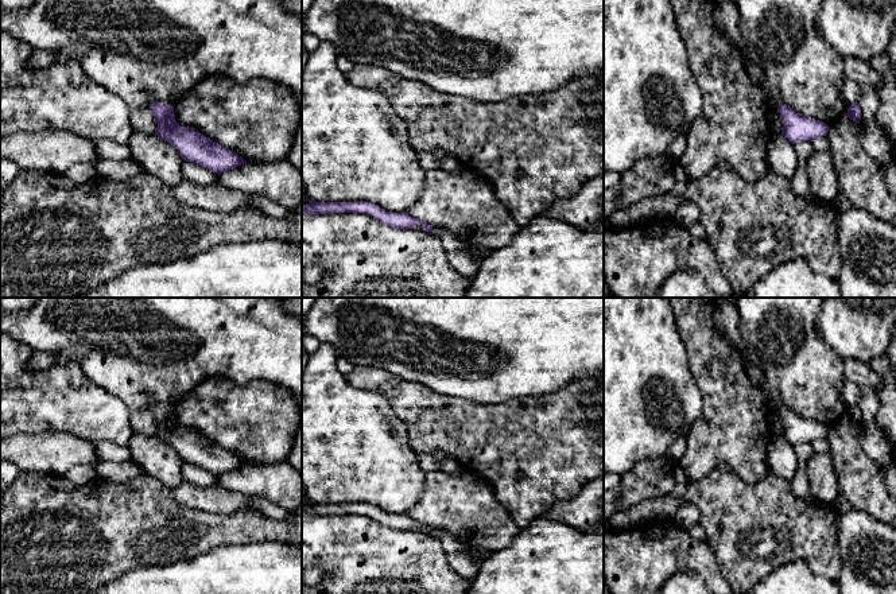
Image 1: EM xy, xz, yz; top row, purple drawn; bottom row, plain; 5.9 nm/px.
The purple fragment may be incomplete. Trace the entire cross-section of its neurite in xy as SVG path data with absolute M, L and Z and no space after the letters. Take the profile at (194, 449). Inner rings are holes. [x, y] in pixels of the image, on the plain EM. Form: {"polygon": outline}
{"polygon": "M154 404L150 409L158 426L155 436L170 444L183 462L199 466L216 475L247 465L236 454L210 442L201 434L179 427L170 405Z"}

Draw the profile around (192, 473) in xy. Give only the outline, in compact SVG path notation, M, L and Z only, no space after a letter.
M186 463L182 467L183 480L198 486L217 486L218 475L212 474L199 466Z

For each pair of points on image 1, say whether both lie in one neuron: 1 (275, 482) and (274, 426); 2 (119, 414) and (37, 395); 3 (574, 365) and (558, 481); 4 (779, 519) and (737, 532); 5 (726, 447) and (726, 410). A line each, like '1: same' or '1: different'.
1: different
2: same
3: different
4: same
5: same

